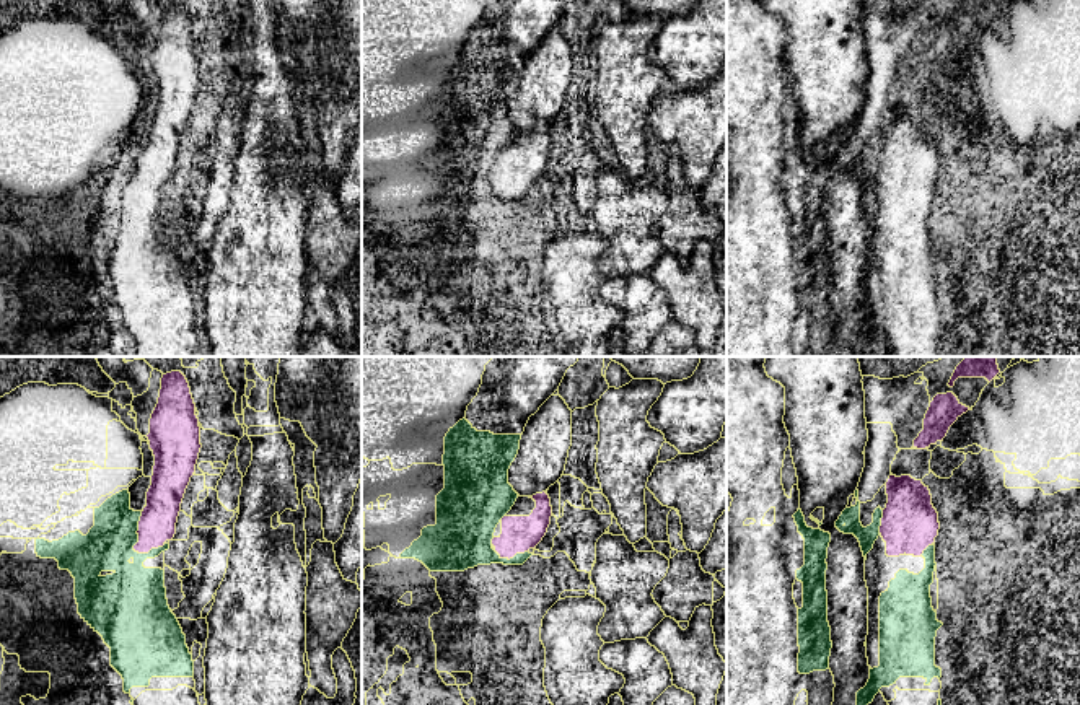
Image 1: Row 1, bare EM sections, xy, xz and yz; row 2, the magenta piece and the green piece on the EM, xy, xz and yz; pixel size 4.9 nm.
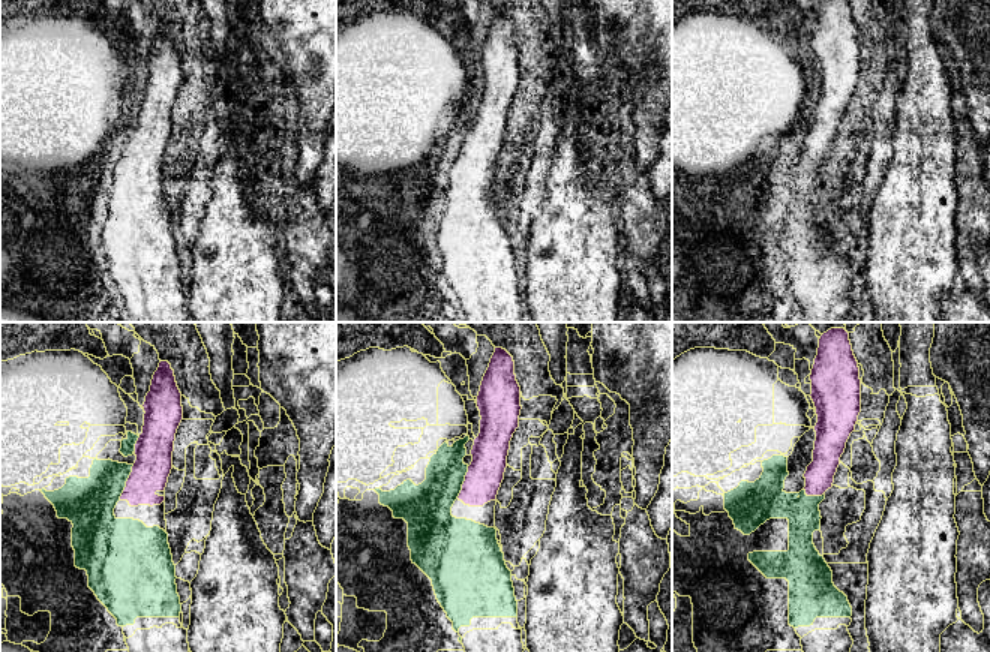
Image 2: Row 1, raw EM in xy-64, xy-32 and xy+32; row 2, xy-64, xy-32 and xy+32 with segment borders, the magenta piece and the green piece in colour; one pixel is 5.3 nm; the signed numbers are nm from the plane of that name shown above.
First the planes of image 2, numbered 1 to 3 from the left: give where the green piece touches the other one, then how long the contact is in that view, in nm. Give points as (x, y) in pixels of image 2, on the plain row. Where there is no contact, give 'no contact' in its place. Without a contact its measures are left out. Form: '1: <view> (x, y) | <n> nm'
1: xy-64 (126, 147) | 200 nm
2: xy-32 (464, 147) | 190 nm
3: xy+32 (813, 159) | 120 nm

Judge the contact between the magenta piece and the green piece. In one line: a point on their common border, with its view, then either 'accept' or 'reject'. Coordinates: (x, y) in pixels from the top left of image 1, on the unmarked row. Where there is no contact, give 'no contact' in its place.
meets magenta in xy at (139, 173); accept

